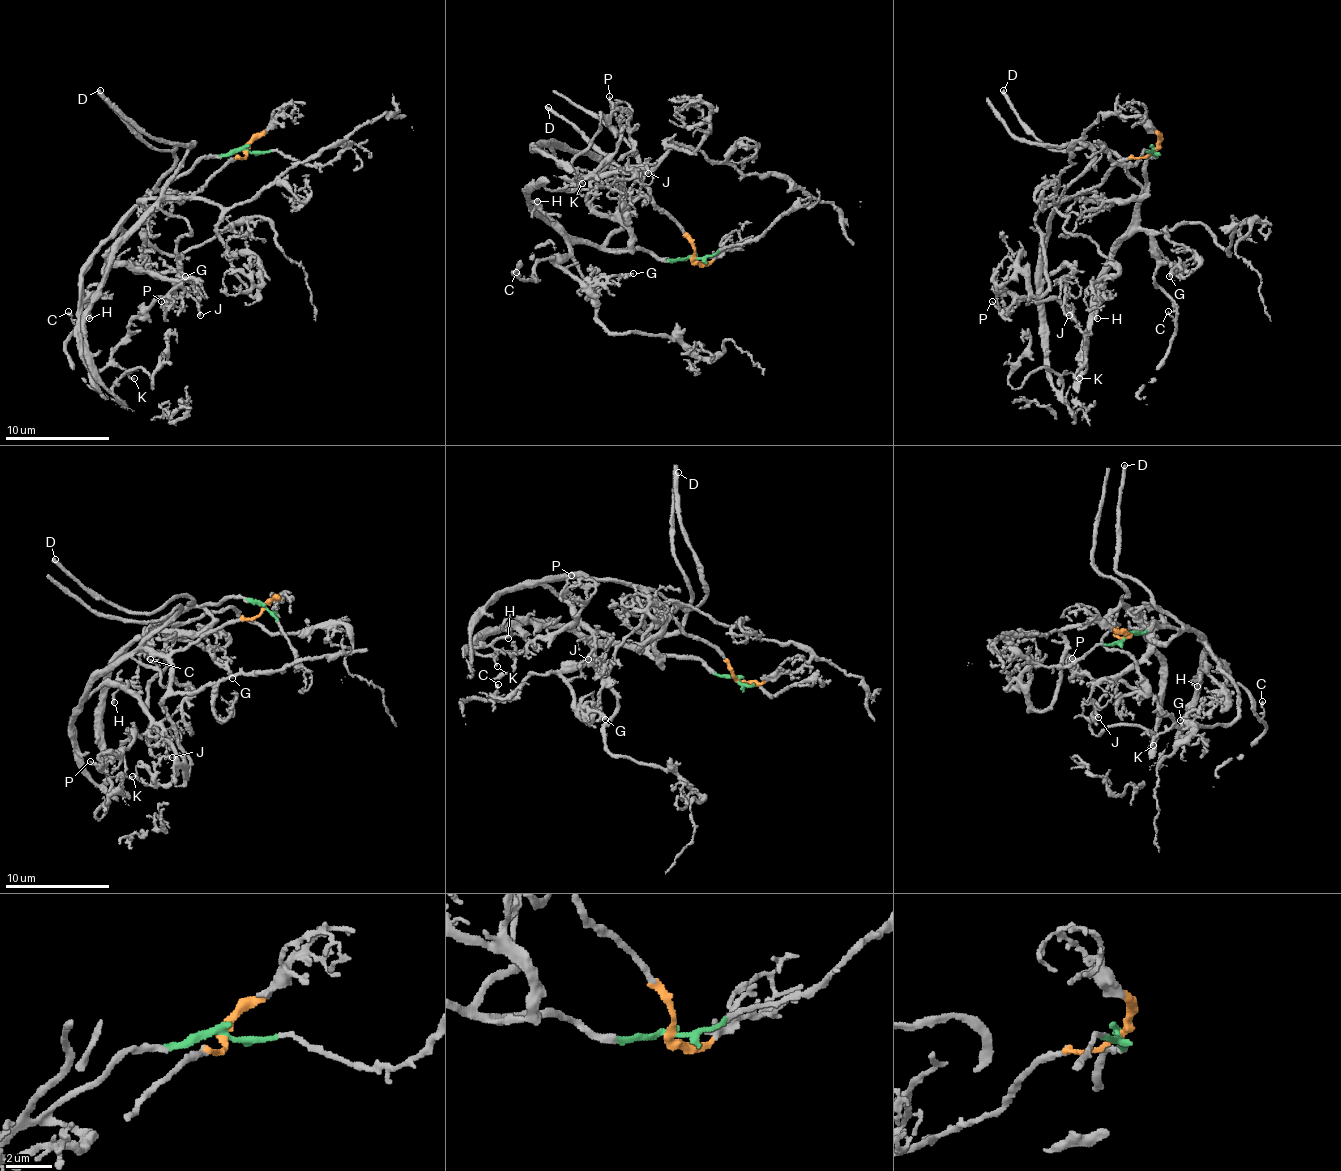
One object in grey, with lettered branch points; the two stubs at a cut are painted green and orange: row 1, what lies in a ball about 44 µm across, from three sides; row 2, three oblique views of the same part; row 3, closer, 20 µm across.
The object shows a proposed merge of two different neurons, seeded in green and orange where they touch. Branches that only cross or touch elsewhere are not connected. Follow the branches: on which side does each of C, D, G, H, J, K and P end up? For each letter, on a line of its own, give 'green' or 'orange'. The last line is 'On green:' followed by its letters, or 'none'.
C: green
D: green
G: green
H: green
J: orange
K: green
P: green
On green: C, D, G, H, K, P

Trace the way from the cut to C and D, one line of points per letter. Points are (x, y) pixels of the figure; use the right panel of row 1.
C: (1153, 149), (1155, 154), (1145, 172), (1140, 219), (1155, 256), (1153, 279), (1174, 303), (1176, 324), (1169, 311)
D: (1153, 149), (1155, 154), (1145, 165), (1145, 188), (1111, 152), (1098, 146), (1048, 149), (1020, 120), (1004, 89)

